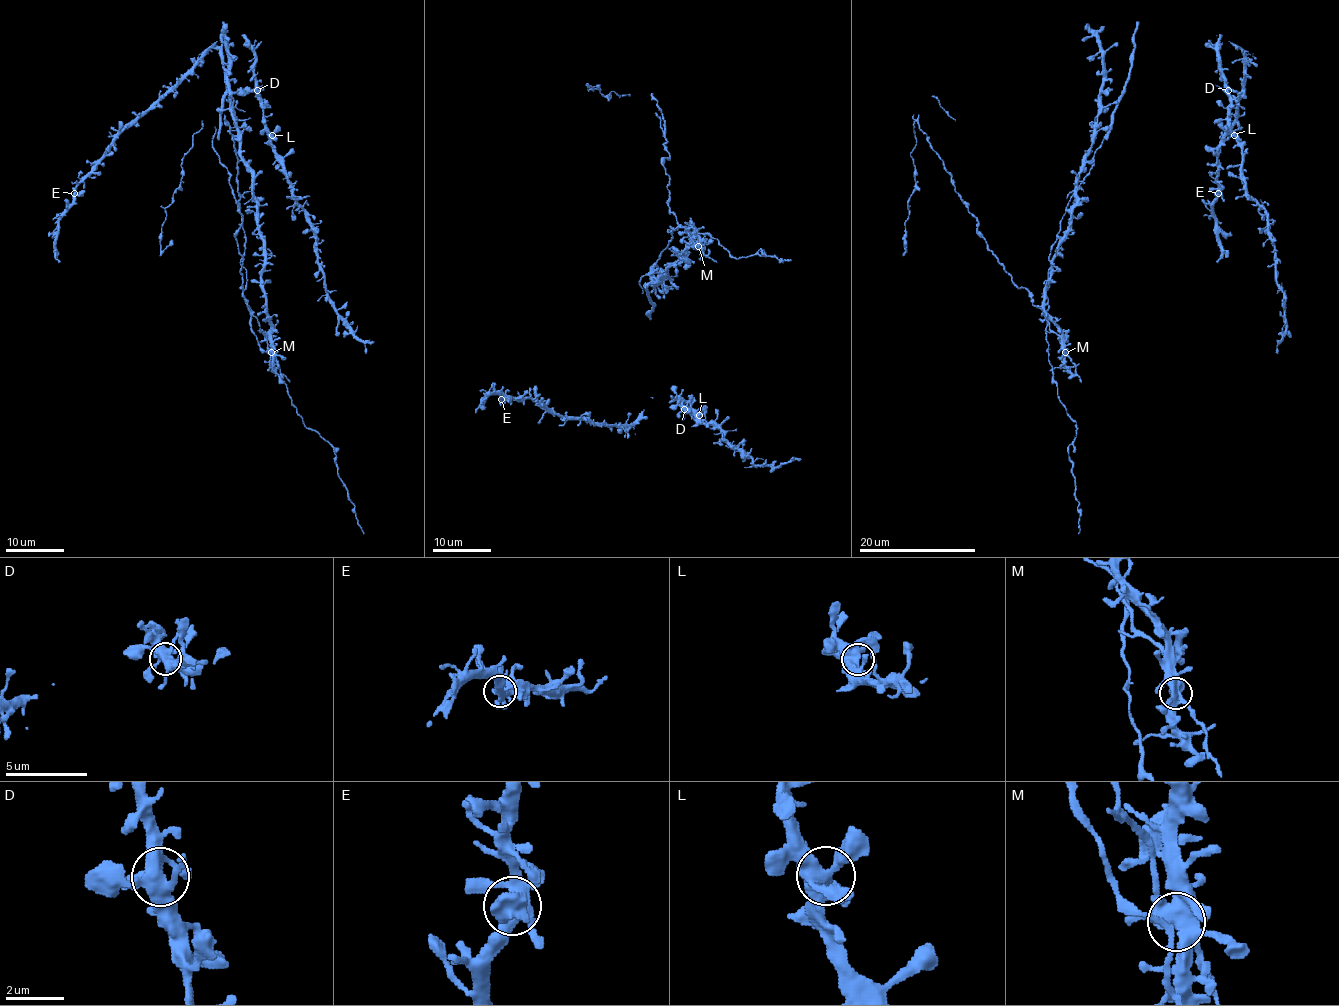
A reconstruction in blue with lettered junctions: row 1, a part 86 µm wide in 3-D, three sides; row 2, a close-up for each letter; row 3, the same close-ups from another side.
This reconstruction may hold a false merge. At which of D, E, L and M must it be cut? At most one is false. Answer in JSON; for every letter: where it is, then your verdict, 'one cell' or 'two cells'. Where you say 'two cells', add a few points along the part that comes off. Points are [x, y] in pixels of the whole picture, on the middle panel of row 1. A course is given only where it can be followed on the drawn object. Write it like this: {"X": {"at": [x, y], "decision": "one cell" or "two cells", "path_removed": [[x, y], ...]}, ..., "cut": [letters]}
{"D": {"at": [684, 409], "decision": "one cell"}, "E": {"at": [501, 399], "decision": "one cell"}, "L": {"at": [699, 415], "decision": "one cell"}, "M": {"at": [698, 246], "decision": "two cells"}, "cut": ["M"]}

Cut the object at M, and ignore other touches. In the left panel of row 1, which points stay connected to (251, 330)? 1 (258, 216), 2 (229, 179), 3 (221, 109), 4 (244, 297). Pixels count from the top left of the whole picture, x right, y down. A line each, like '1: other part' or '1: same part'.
1: other part
2: same part
3: other part
4: same part

